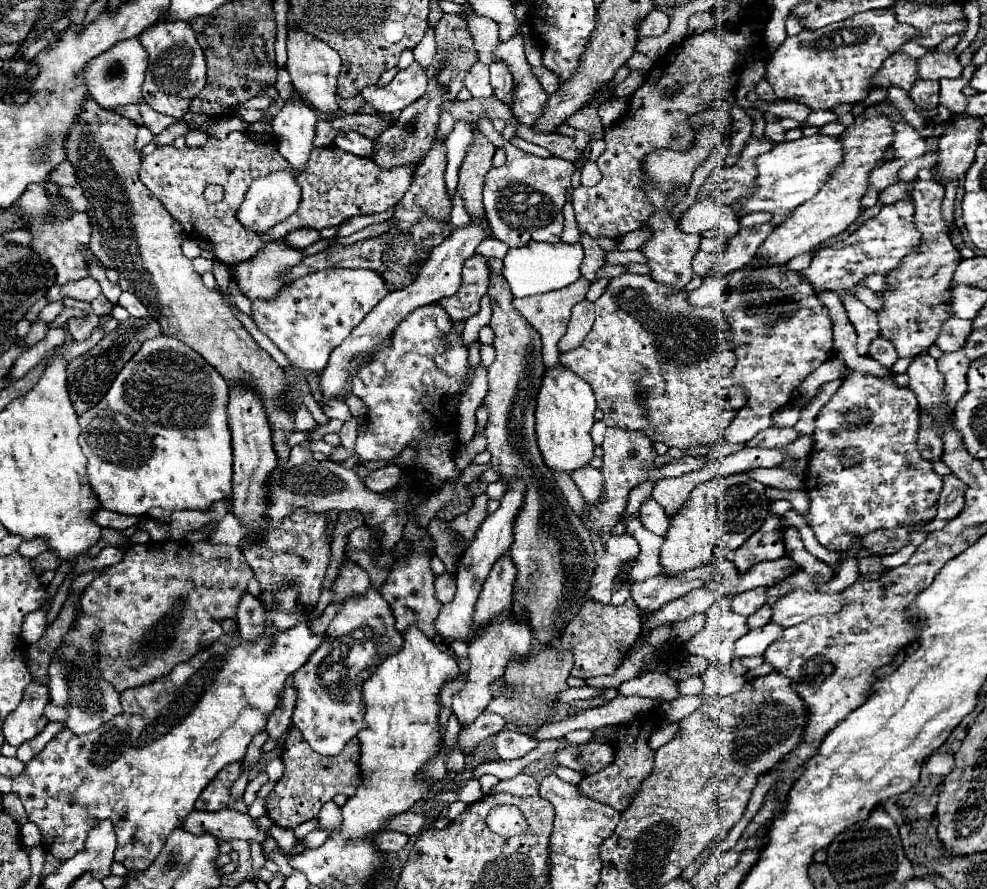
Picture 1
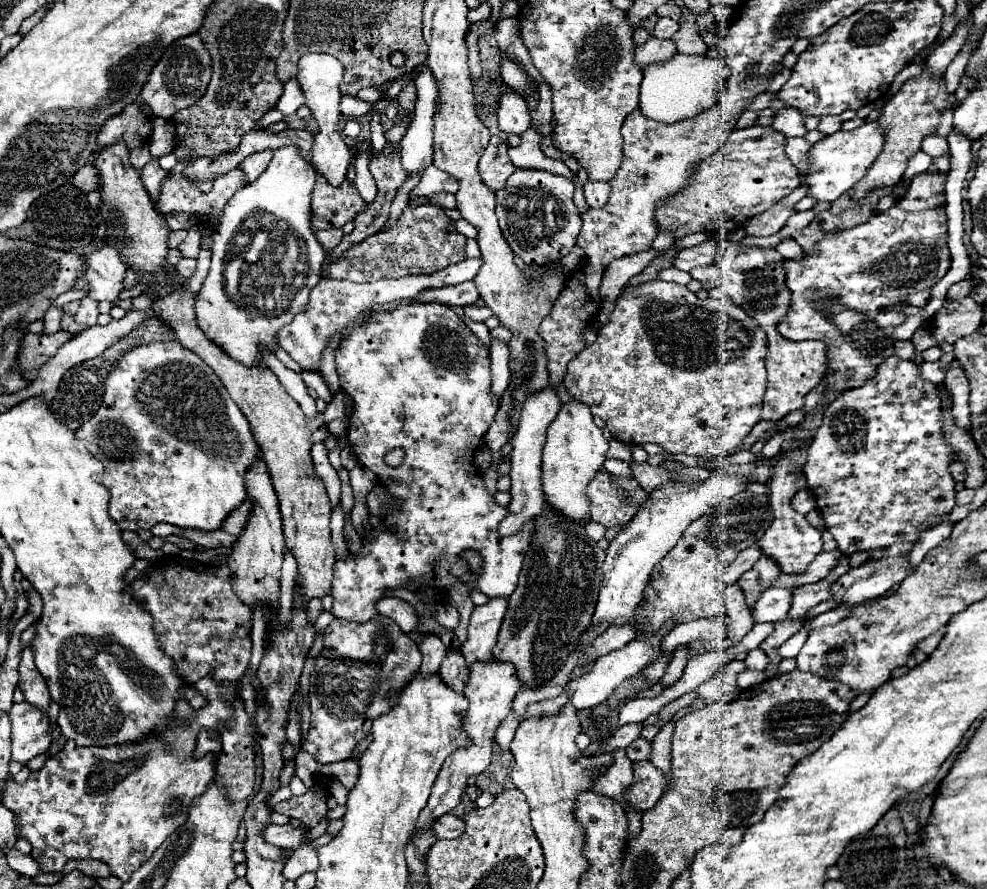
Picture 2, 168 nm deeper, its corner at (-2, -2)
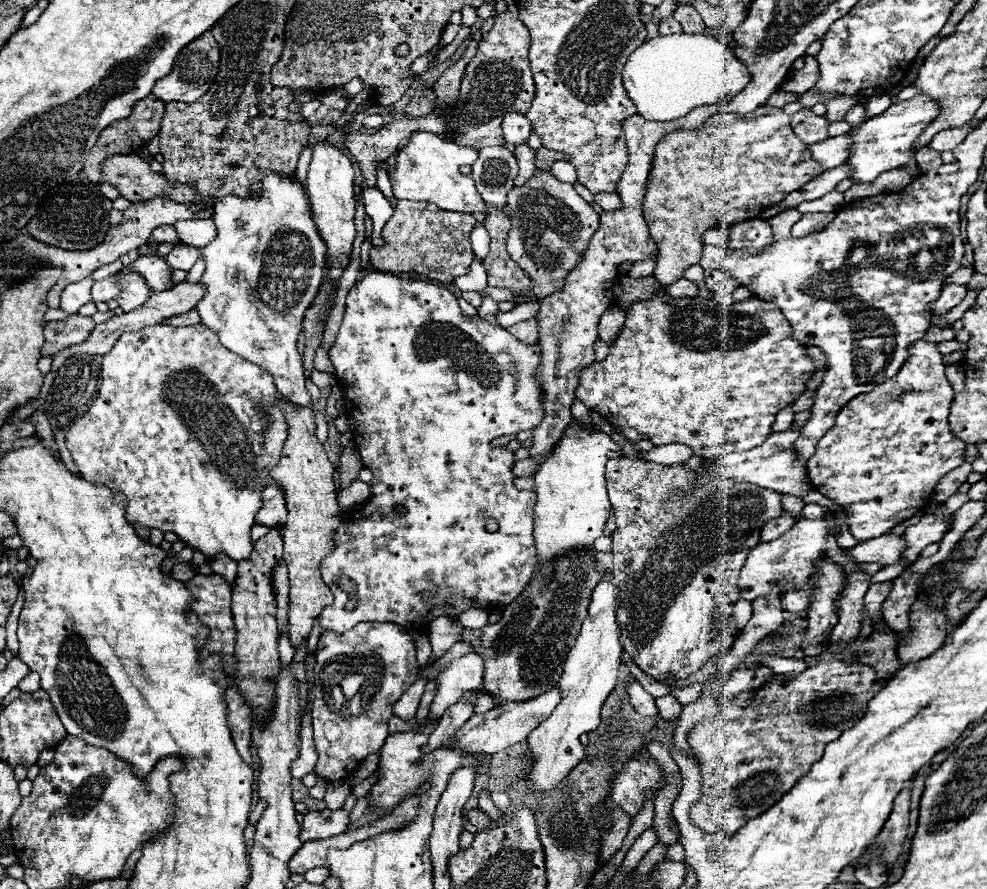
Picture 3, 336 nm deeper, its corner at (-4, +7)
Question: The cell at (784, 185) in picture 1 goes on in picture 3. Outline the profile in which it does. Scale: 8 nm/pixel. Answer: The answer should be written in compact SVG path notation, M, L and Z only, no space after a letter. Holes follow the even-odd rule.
M917 94L911 100L891 104L883 114L869 118L869 120L861 122L859 126L855 126L853 148L851 148L851 156L847 160L853 168L851 178L855 182L873 182L879 174L901 168L901 166L909 164L911 160L915 160L917 138L923 132L923 128L927 128L927 124L931 124L931 120L935 120L935 116L939 116L939 104L935 104L935 98Z

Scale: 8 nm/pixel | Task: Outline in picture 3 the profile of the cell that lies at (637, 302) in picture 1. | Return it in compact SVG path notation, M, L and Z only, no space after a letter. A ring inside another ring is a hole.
M661 290L647 302L631 304L631 310L625 318L625 326L623 326L621 334L617 336L617 340L613 342L613 346L609 348L609 356L603 362L595 362L595 366L585 368L581 372L581 380L579 380L579 388L577 388L575 396L589 410L601 414L609 424L621 426L621 428L625 428L625 426L635 428L641 436L647 436L653 442L653 446L679 442L679 444L689 446L695 456L719 458L719 456L725 456L725 454L743 452L743 450L749 450L753 446L759 446L771 434L771 426L775 422L777 412L783 410L785 406L789 406L791 402L795 402L797 396L807 390L813 370L815 370L815 366L811 364L811 358L807 356L805 346L791 338L791 324L787 324L787 318L777 308L773 308L769 302L759 300L759 298L751 298L751 300L745 300L745 302L737 302L737 304L733 304L731 310L727 310L727 308L721 308L717 302L703 300L703 298L673 300L671 296L667 296ZM741 308L753 308L751 316L747 316L747 312L739 312Z

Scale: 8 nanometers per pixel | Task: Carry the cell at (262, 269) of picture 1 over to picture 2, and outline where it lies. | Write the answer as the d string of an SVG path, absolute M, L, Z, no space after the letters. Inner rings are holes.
M289 145L273 151L269 167L259 175L257 181L247 183L245 189L235 193L225 205L223 217L219 219L217 231L213 233L213 259L209 275L203 283L203 289L197 293L197 323L207 333L211 341L221 345L233 359L243 365L261 363L259 345L265 345L273 351L275 333L289 321L293 315L305 309L309 289L321 279L321 265L325 263L325 251L315 239L311 229L311 191L315 185L315 169L309 159L301 155L301 149ZM237 267L237 281L229 279L231 269Z

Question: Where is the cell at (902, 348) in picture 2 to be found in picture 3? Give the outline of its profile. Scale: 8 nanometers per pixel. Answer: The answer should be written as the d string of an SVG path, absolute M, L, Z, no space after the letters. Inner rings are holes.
M931 326L931 330L927 330L925 340L929 342L943 342L943 340L953 340L955 332L953 326Z

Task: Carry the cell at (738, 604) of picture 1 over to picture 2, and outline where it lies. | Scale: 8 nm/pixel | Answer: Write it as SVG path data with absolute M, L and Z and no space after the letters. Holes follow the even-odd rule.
M769 587L759 595L755 605L751 607L751 619L753 623L761 621L777 623L787 617L789 609L791 609L791 591Z

